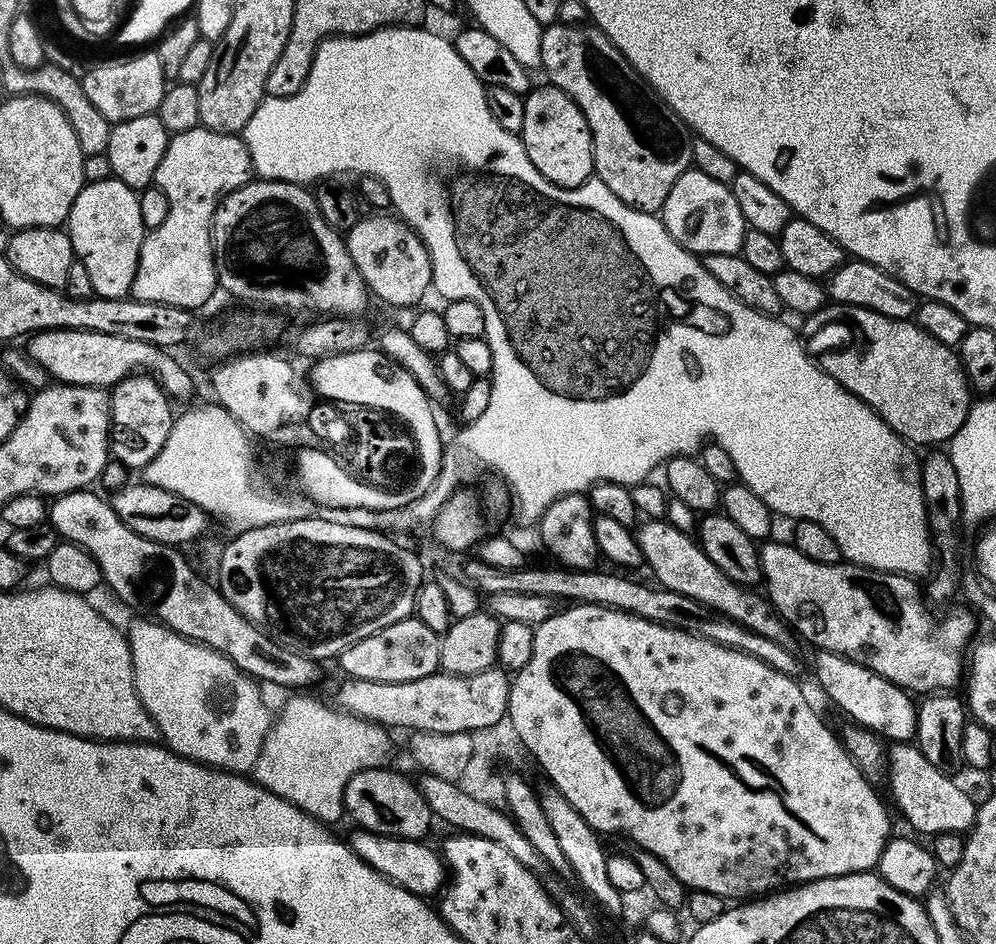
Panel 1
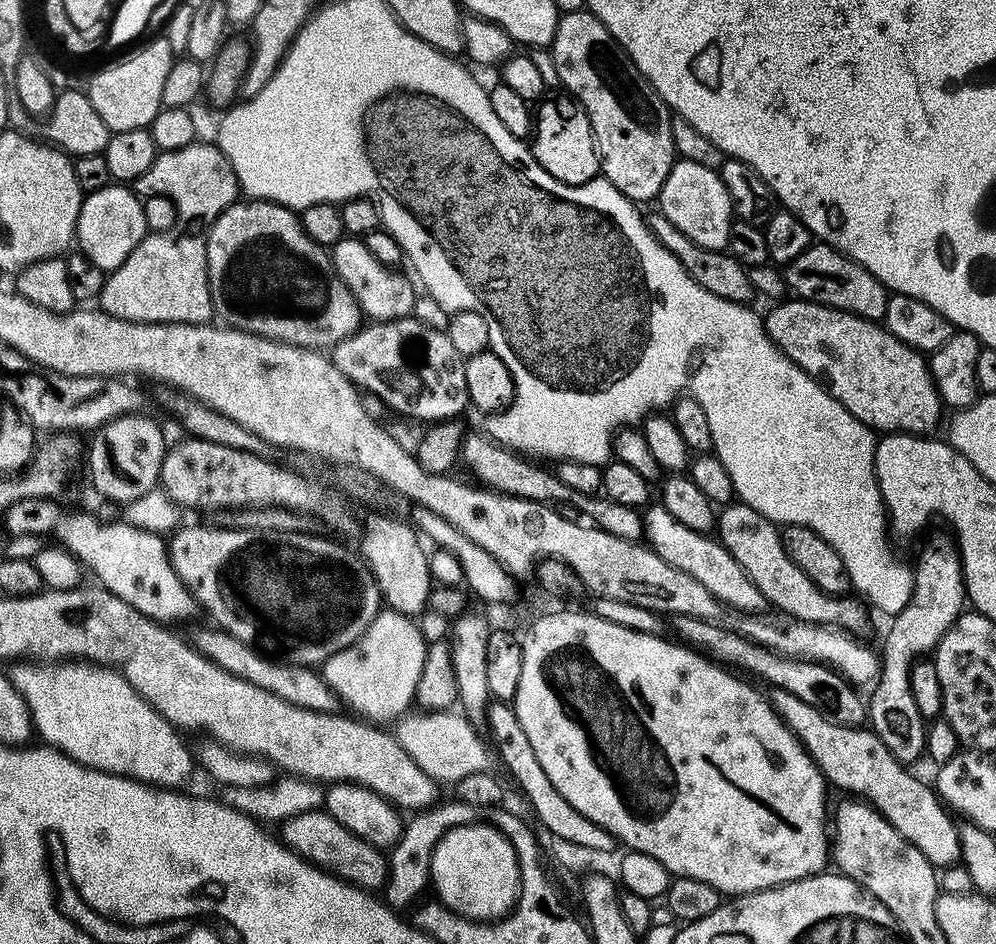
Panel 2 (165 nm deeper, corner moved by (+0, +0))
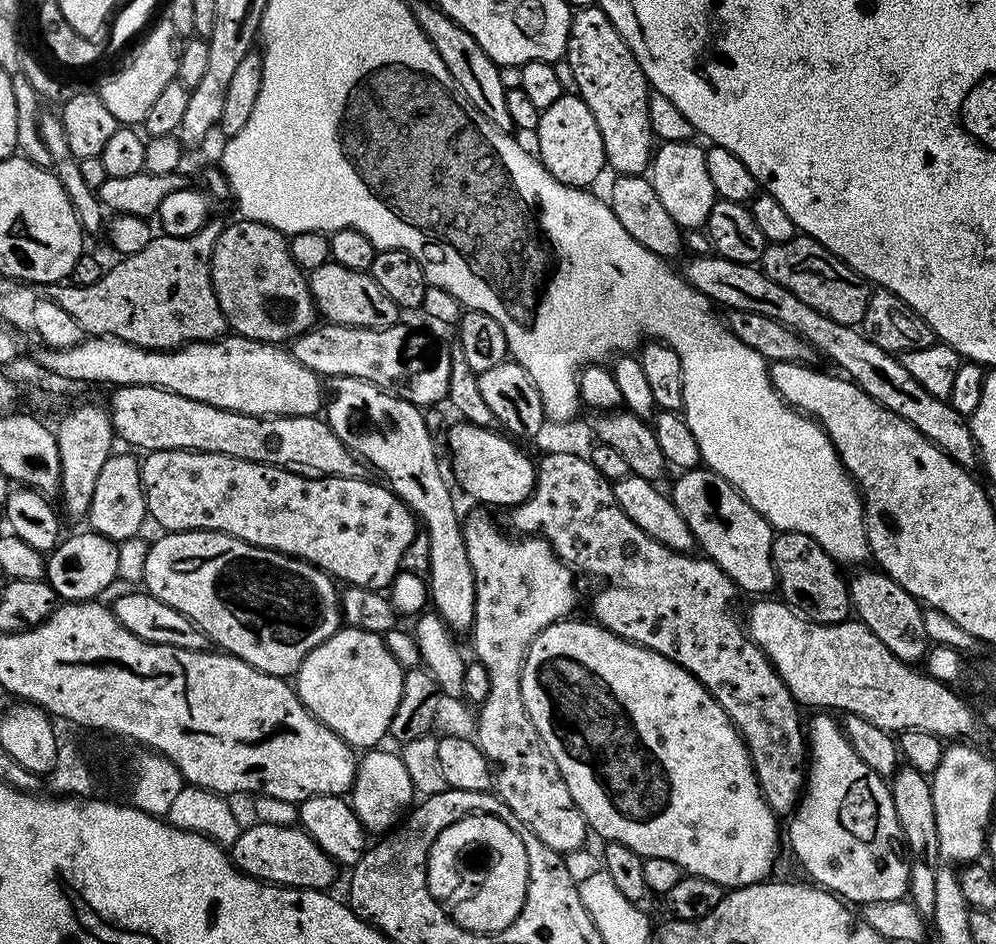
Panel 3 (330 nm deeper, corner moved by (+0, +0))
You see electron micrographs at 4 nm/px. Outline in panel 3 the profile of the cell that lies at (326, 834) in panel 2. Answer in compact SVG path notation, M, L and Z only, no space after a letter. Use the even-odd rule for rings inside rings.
M252 822L238 834L238 838L230 846L233 864L239 872L262 880L265 884L280 884L283 888L331 889L336 880L338 865L335 860L296 824L278 826L277 824L261 824Z

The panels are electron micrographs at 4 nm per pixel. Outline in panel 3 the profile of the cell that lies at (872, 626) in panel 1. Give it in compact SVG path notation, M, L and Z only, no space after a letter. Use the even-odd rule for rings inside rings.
M707 466L692 468L677 475L676 485L670 489L672 505L690 526L699 551L712 560L744 592L768 594L777 587L776 568L772 565L774 529L767 518L758 514L736 487Z

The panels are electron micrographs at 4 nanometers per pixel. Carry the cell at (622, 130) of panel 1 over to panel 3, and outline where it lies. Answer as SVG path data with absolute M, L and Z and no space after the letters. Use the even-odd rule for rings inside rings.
M600 7L573 11L566 59L574 72L580 99L586 102L590 114L594 114L598 122L607 167L622 176L645 175L654 155L648 113L650 85L622 34L618 34L614 22L610 22Z

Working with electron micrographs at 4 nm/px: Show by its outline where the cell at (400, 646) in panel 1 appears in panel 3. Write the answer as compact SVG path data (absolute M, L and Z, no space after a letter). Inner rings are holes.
M342 626L333 636L326 638L326 642L314 646L314 650L306 654L302 666L294 673L294 687L304 708L314 719L334 730L334 734L341 736L353 749L371 750L381 743L380 739L388 736L394 710L398 710L398 702L402 702L405 671L398 666L394 654L390 654L381 633Z

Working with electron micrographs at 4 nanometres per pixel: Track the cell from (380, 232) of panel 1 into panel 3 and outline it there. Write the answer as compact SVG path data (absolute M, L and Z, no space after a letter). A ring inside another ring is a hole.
M329 262L318 266L308 276L308 289L312 291L317 313L329 324L341 324L347 328L389 328L402 316L402 309L390 302L382 286L378 286L368 272Z

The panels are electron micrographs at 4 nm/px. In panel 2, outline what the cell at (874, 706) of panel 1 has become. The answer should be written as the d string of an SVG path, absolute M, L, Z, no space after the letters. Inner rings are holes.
M659 502L645 507L642 517L643 539L652 552L662 558L662 562L670 562L674 570L690 574L690 578L697 580L704 589L710 590L710 594L714 594L718 602L722 602L725 608L730 608L733 612L760 614L765 611L766 601L762 590L758 590L758 586L750 582L746 570L742 570L742 566L734 562L734 554L730 554L730 550L726 550L719 539L698 530L690 530L690 526L682 526L682 522L678 522L678 518L674 518L674 514L667 512Z

